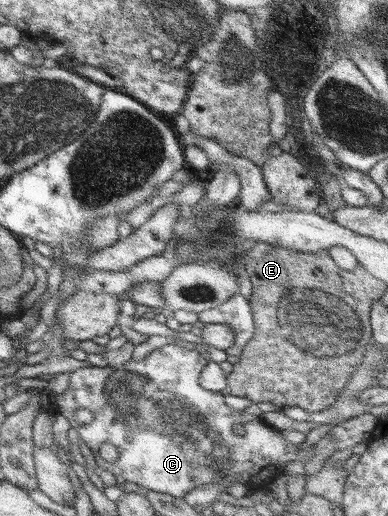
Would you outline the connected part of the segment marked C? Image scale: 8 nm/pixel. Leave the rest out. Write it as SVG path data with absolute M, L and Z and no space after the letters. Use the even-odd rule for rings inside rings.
M176 343L167 344L158 347L157 349L153 349L149 354L146 354L140 360L123 362L121 365L116 366L108 366L105 367L95 367L90 365L88 367L80 367L69 373L69 381L68 388L61 394L54 395L54 406L56 406L56 411L58 414L62 415L71 426L72 429L75 429L79 439L82 440L82 443L86 444L92 453L93 458L96 460L95 464L98 469L106 472L110 472L112 475L118 475L124 479L126 482L132 482L132 484L136 483L141 491L152 491L158 492L160 494L167 494L168 496L172 496L174 498L181 498L186 494L186 492L190 492L193 488L203 488L205 486L223 486L223 490L228 490L228 486L238 482L238 484L242 484L247 489L257 489L261 486L264 486L271 482L276 475L282 473L282 468L291 460L298 460L298 462L305 462L305 460L309 460L313 455L314 445L306 446L306 448L300 448L299 445L292 445L282 437L282 434L278 429L274 429L269 425L262 422L256 415L248 414L244 410L243 411L233 411L230 410L225 404L223 395L219 392L208 392L208 390L204 390L198 382L199 372L204 368L206 364L206 360L194 350L184 349L184 347L180 347ZM80 408L86 408L86 410L90 410L93 413L94 419L88 424L78 424L75 419L76 410L80 410ZM108 443L116 445L119 458L115 460L112 464L102 460L99 458L98 447L101 444Z

